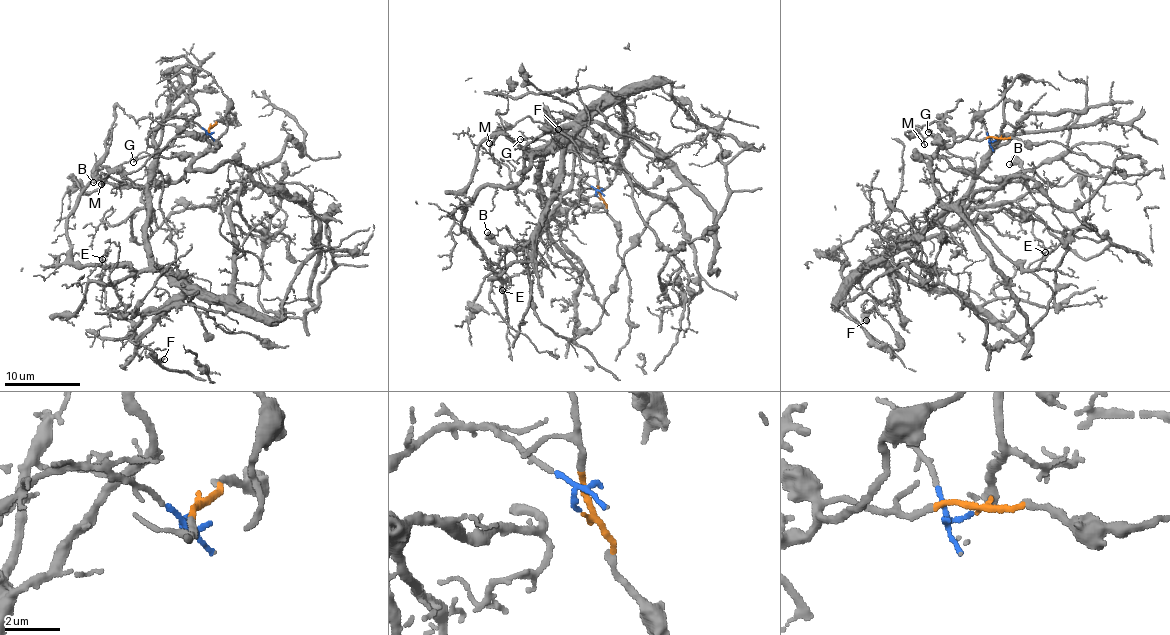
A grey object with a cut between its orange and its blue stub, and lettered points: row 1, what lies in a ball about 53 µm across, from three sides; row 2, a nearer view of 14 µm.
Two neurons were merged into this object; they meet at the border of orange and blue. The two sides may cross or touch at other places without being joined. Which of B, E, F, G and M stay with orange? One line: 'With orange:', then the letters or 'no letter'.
With orange: B, G, M

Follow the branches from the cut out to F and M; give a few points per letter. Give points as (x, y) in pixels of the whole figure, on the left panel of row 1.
F: (207, 130), (169, 118), (148, 137), (155, 149), (149, 254), (181, 295), (132, 339), (165, 358)
M: (209, 130), (209, 138), (173, 136), (136, 170), (113, 171), (105, 176), (102, 185)

